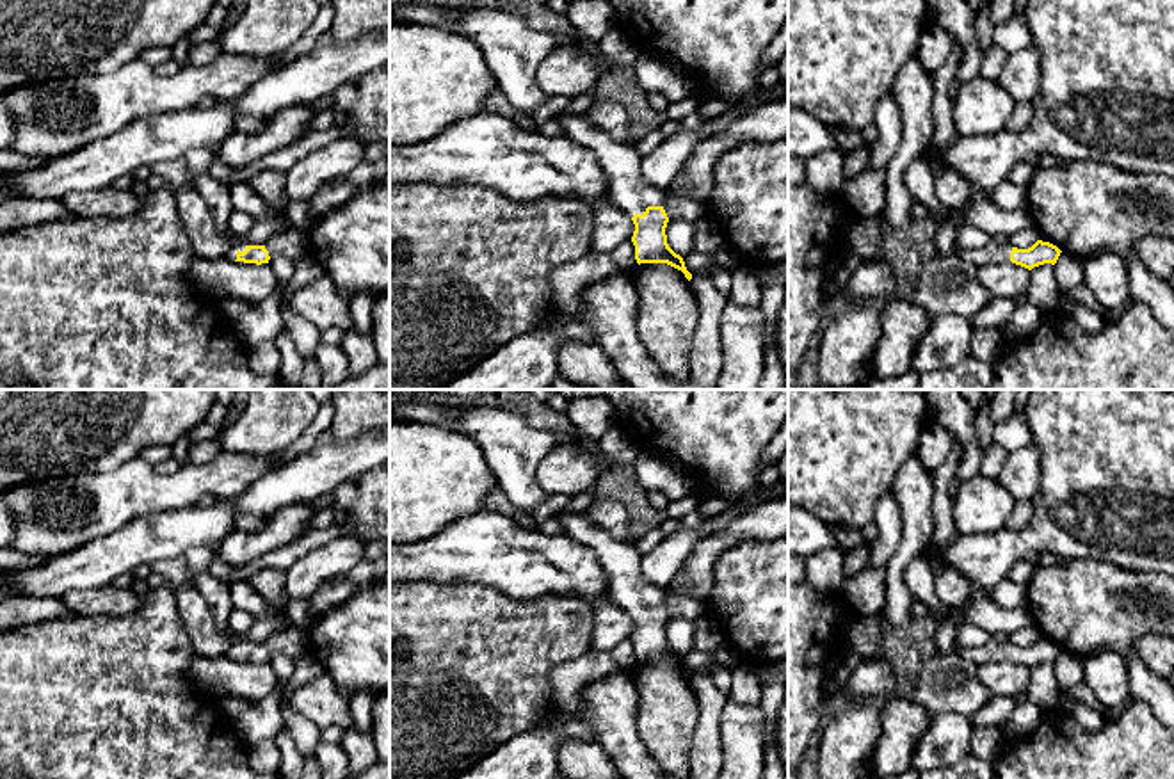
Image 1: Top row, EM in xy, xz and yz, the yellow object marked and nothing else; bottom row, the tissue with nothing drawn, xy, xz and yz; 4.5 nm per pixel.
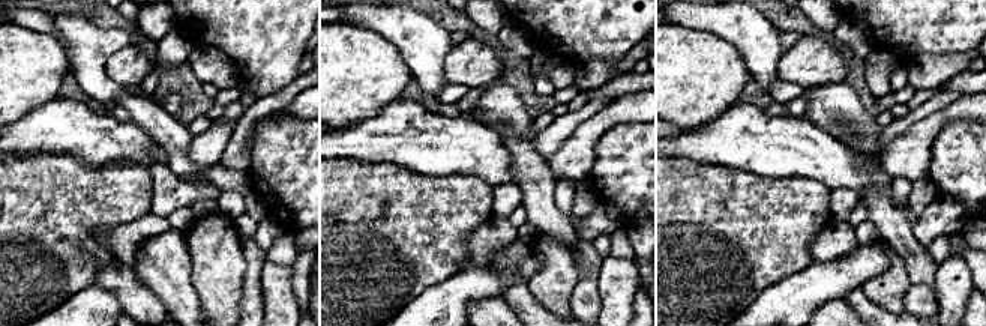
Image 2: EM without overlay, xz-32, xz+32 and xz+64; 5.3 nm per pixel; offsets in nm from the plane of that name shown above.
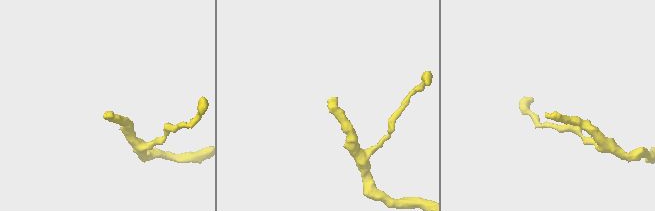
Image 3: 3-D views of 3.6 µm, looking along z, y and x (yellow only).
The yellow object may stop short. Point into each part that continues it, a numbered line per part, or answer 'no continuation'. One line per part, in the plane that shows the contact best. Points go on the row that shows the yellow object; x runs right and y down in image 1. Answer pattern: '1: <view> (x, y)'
1: xz (628, 191)

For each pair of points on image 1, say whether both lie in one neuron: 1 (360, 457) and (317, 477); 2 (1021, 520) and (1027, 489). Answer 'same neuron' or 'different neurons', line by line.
1: same neuron
2: different neurons

